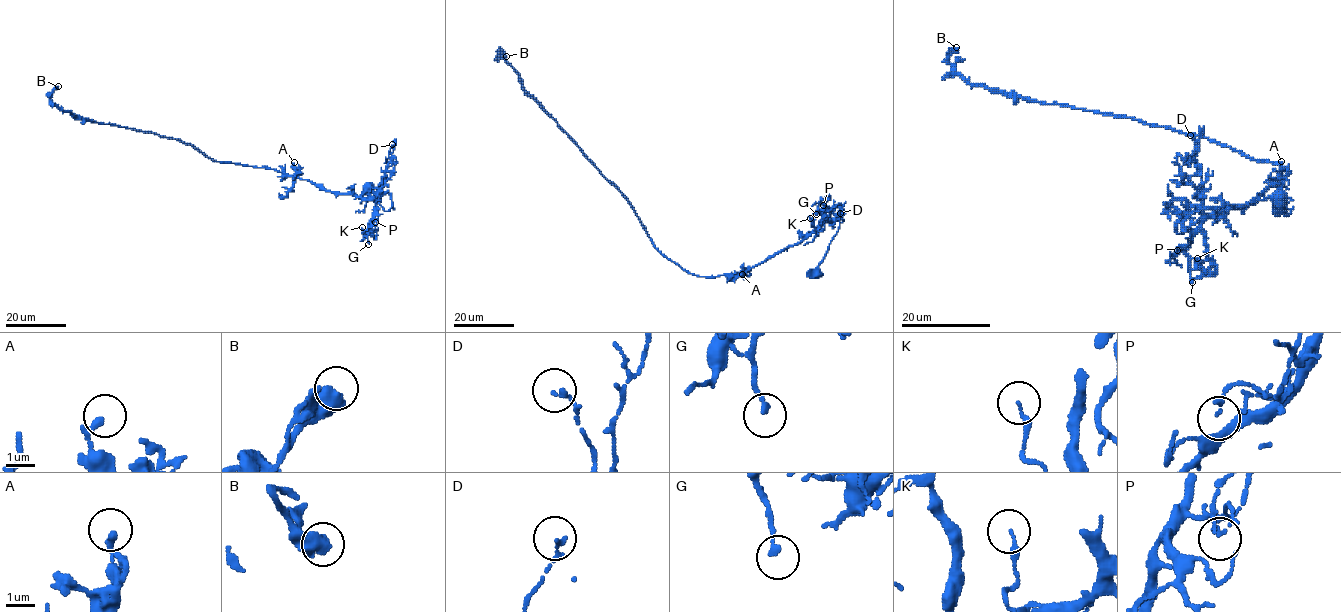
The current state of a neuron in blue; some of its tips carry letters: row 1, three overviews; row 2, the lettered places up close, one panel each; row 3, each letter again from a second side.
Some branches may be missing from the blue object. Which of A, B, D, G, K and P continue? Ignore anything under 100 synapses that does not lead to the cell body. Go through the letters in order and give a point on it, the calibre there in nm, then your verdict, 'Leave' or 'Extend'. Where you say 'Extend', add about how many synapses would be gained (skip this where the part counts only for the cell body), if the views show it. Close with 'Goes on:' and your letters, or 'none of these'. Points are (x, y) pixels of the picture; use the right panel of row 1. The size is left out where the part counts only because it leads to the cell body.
A: Place: (1281, 161). Thickness 240 nm. Leave
B: Place: (956, 47). Thickness 650 nm. Leave
D: Place: (1190, 135). Thickness 130 nm. Leave
G: Place: (1192, 282). Thickness 170 nm. Leave
K: Place: (1197, 258). Thickness 190 nm. Leave
P: Place: (1177, 250). Thickness 130 nm. Leave
Goes on: none of these

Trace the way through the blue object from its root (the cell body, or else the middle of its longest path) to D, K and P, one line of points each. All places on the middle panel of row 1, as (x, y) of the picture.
D: (815, 274), (837, 231), (840, 204), (832, 208), (825, 220), (831, 222), (840, 213)
K: (815, 274), (837, 231), (840, 204), (837, 204), (816, 227), (810, 218)
P: (815, 274), (840, 223), (840, 204), (833, 208), (823, 221), (826, 212), (823, 205)

